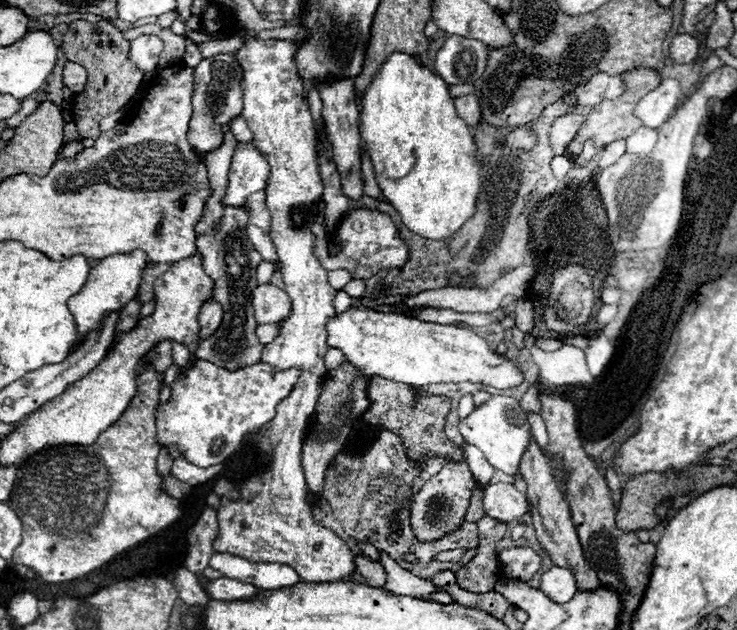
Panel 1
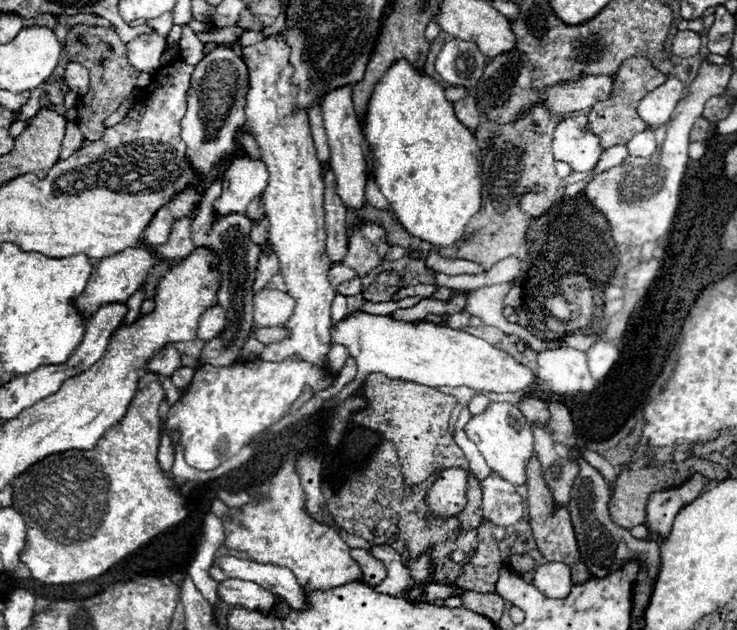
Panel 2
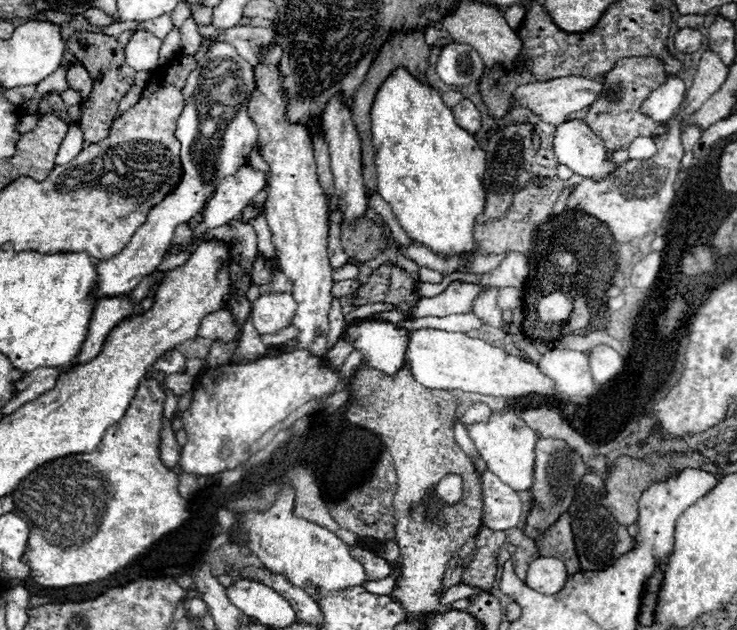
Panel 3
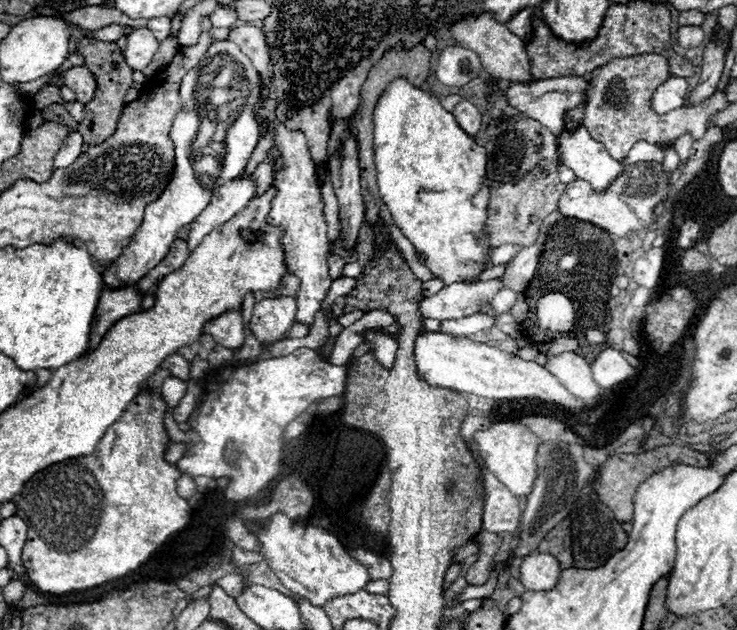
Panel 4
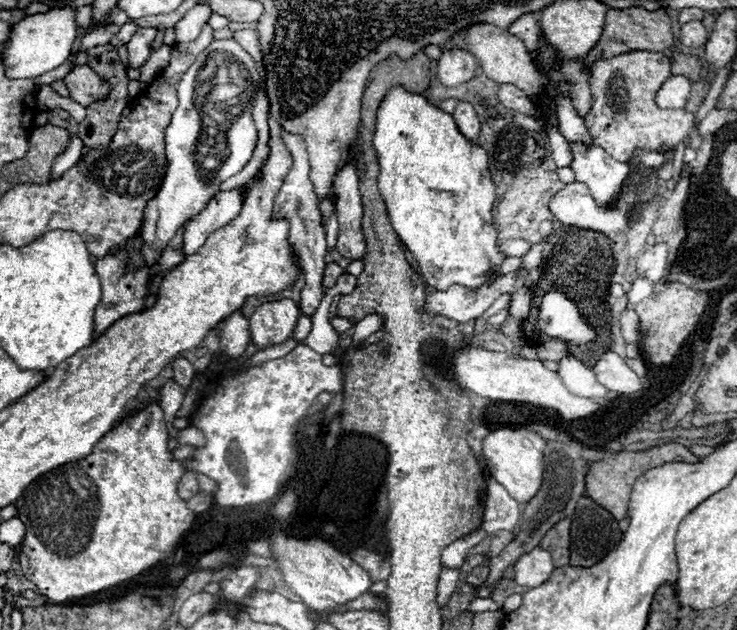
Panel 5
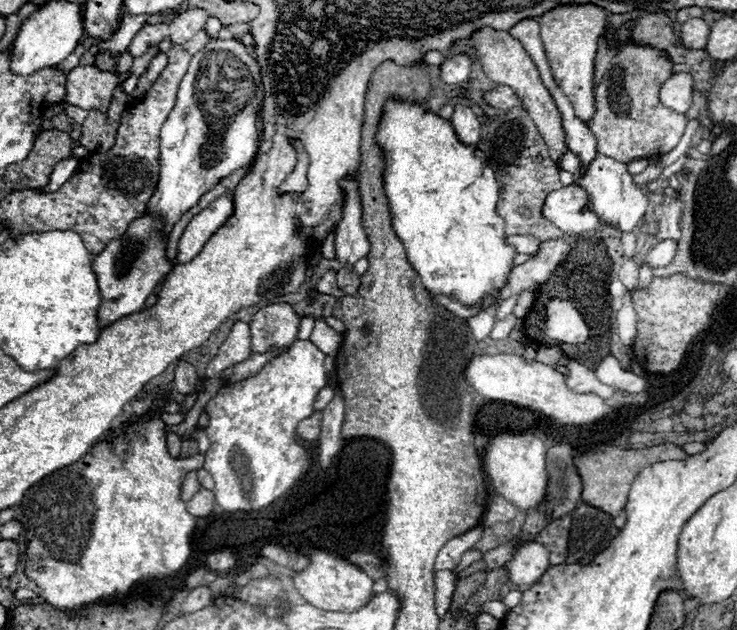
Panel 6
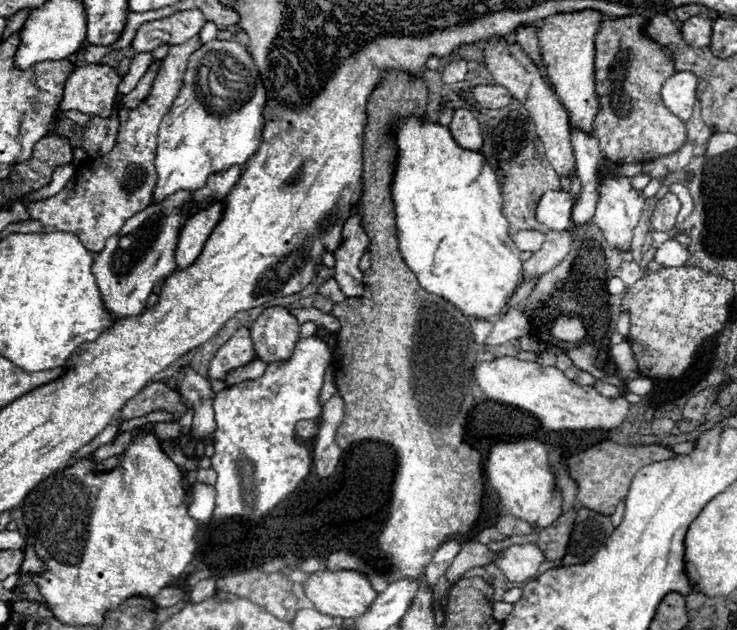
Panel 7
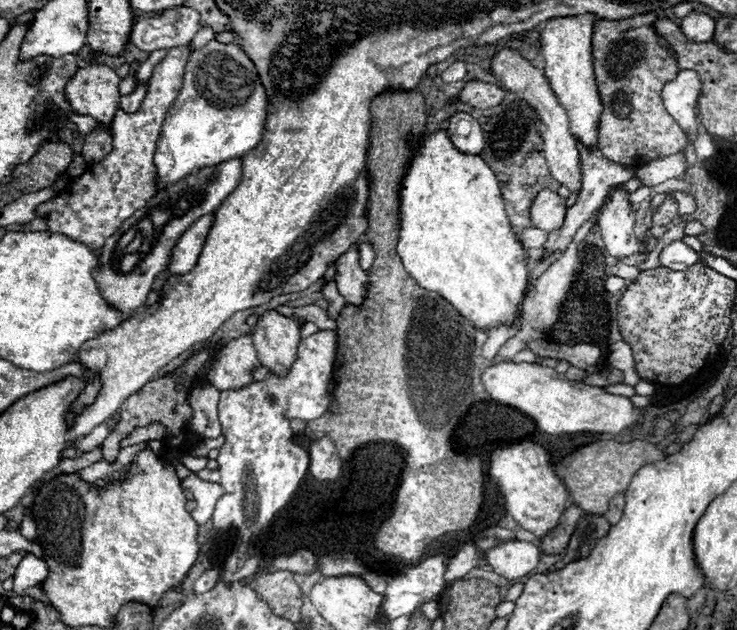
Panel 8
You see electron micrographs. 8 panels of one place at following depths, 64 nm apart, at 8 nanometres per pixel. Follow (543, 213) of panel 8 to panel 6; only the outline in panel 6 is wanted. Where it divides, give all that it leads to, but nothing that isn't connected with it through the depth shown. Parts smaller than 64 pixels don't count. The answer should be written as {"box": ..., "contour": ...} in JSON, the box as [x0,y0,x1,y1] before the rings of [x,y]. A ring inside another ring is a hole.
{"box":[542,186,608,234],"contour":[[[566,186],[548,194],[542,214],[568,234],[598,232],[608,228],[590,208],[588,192],[582,186]]]}

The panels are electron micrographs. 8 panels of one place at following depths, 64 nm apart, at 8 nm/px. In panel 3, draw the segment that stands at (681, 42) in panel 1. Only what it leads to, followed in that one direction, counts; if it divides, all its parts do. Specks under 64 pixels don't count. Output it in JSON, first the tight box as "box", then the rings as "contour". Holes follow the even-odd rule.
{"box":[674,28,702,54],"contour":[[[692,28],[678,30],[678,34],[674,36],[674,46],[676,46],[676,50],[680,50],[684,54],[692,54],[692,52],[700,50],[700,46],[702,46],[700,30],[692,30]]]}

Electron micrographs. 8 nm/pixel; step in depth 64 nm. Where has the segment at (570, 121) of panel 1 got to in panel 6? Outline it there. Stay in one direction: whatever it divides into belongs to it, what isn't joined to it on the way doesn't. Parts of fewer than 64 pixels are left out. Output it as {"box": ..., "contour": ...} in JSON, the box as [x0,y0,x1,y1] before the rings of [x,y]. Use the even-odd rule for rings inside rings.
{"box":[580,154,648,232],"contour":[[[596,154],[596,158],[588,164],[586,174],[580,178],[580,186],[586,188],[586,192],[590,194],[594,212],[600,218],[606,218],[606,222],[620,230],[620,232],[630,232],[638,220],[646,214],[646,206],[648,206],[648,198],[646,194],[632,182],[632,174],[628,172],[628,166],[622,162],[616,162],[604,154]]]}

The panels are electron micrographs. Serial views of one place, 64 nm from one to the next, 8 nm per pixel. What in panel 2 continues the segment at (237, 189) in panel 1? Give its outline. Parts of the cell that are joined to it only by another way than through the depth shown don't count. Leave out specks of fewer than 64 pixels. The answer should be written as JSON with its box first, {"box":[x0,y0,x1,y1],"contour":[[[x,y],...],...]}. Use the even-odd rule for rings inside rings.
{"box":[214,154,268,216],"contour":[[[242,154],[234,158],[230,164],[226,176],[224,176],[224,186],[222,186],[222,196],[216,200],[214,210],[218,216],[226,216],[232,212],[246,212],[246,206],[264,192],[268,184],[268,168],[262,160],[250,158],[250,154]]]}

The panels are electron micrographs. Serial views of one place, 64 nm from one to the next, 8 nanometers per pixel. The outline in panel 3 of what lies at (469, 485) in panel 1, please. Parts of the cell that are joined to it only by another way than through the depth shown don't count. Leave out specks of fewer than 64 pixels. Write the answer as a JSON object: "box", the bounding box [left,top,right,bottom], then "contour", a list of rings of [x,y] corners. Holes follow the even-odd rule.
{"box":[436,474,462,506],"contour":[[[446,474],[436,486],[436,496],[448,506],[458,504],[462,500],[462,476]]]}

